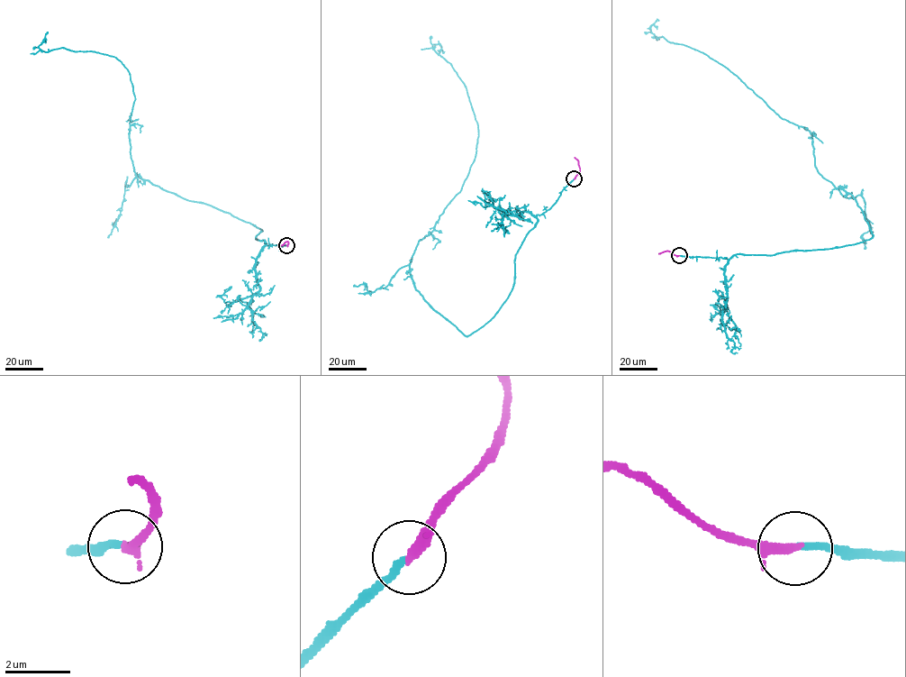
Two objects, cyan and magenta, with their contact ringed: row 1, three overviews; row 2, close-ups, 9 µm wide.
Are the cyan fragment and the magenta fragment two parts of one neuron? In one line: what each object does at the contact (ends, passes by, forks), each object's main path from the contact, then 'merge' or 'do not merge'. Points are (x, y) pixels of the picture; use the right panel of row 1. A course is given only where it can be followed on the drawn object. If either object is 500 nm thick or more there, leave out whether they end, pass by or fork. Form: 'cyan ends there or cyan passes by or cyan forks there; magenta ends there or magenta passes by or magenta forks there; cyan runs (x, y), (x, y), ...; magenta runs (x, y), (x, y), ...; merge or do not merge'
cyan ends there; magenta passes by; cyan runs (678, 256), (831, 249), (873, 234), (856, 199), (818, 172), (809, 132), (702, 52), (656, 39), (656, 18); magenta runs (678, 256), (668, 251), (658, 253); merge

